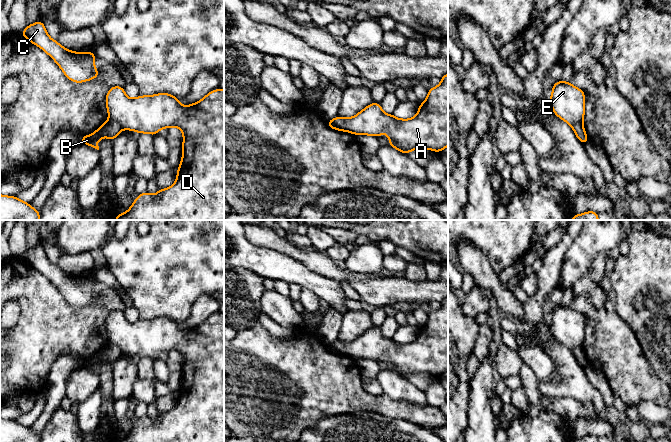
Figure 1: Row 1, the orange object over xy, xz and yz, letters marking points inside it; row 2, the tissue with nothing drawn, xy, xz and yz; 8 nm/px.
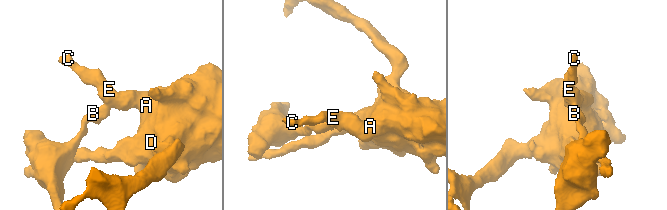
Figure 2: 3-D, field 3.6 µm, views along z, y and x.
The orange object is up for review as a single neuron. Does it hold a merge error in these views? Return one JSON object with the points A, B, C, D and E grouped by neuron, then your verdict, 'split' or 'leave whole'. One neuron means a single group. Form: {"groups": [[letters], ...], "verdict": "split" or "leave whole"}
{"groups": [["A", "C", "D", "E"], ["B"]], "verdict": "split"}

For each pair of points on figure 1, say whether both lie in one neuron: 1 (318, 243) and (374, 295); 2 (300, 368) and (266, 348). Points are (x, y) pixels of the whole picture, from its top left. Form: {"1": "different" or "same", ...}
{"1": "different", "2": "same"}

